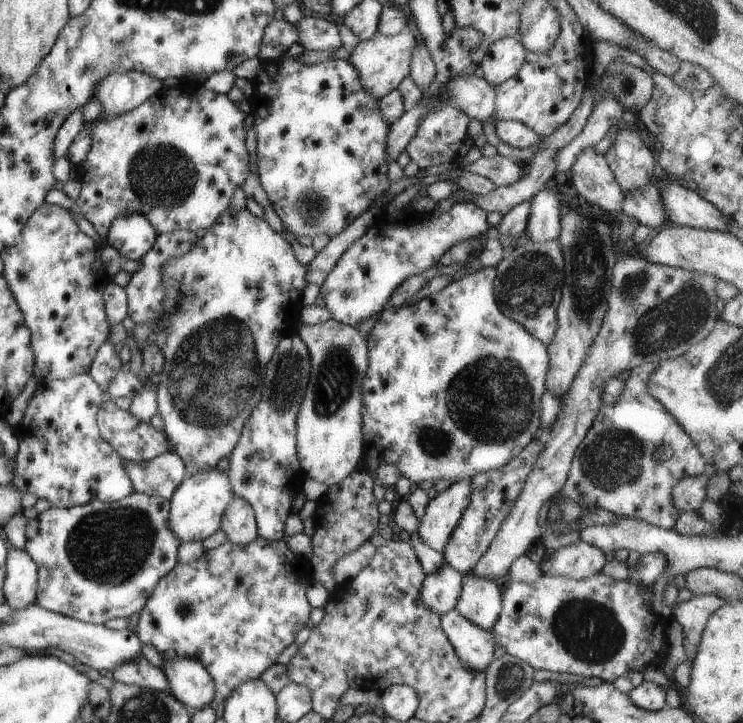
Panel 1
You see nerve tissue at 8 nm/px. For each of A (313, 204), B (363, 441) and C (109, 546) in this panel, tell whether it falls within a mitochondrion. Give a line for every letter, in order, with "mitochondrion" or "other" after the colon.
A: mitochondrion
B: other
C: mitochondrion

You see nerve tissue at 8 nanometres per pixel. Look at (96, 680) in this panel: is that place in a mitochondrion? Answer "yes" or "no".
no

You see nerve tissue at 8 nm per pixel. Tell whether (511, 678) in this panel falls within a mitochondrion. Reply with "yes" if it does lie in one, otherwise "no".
yes

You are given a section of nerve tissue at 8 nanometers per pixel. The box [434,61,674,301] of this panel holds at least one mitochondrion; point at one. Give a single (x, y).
(626, 83)

